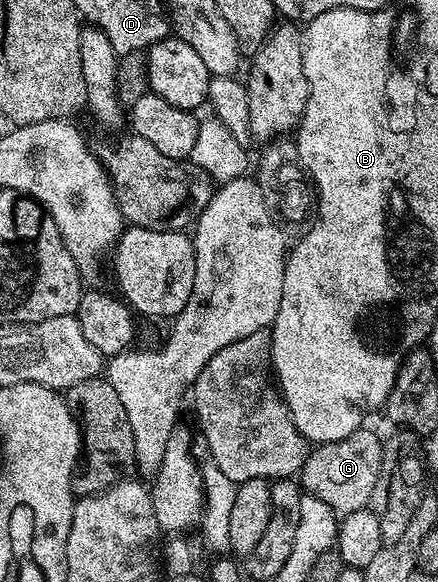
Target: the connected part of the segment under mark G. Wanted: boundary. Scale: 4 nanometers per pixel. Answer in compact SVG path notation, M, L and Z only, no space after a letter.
M366 429L354 430L352 436L344 436L344 440L315 445L307 453L300 471L301 489L316 496L316 500L324 500L324 504L328 504L328 508L339 516L360 512L371 505L373 488L382 464L383 439Z

